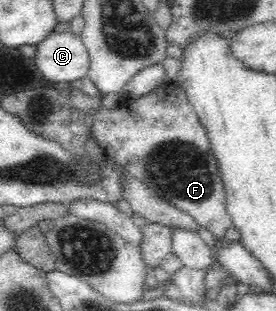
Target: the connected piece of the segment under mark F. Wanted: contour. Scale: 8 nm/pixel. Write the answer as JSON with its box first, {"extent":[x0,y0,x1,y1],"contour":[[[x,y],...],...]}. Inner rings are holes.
{"extent":[89,85,233,239],"contour":[[[160,85],[152,92],[130,100],[122,100],[120,97],[118,106],[114,108],[105,108],[100,104],[95,110],[89,134],[104,150],[106,157],[124,166],[130,177],[140,181],[159,198],[188,212],[198,226],[210,231],[216,239],[224,238],[226,231],[233,226],[227,212],[227,197],[218,161],[212,156],[211,142],[180,87]]]}

